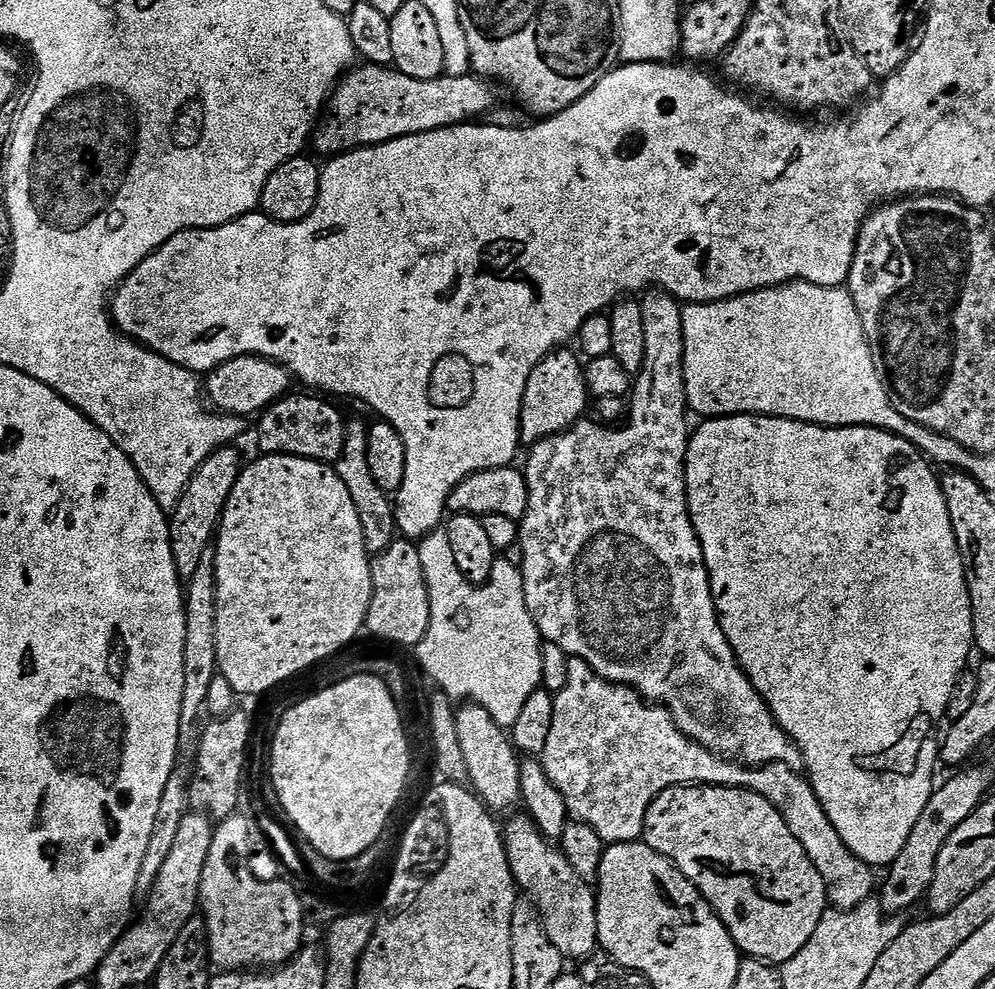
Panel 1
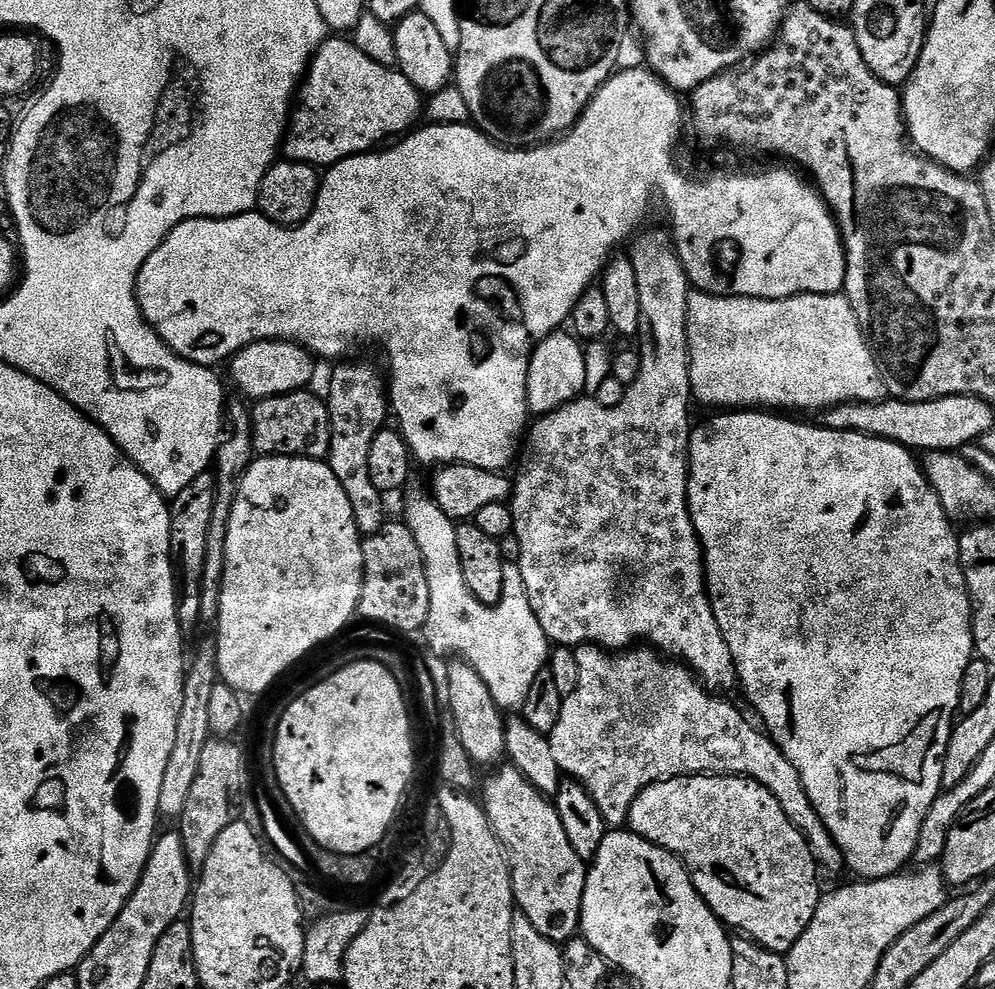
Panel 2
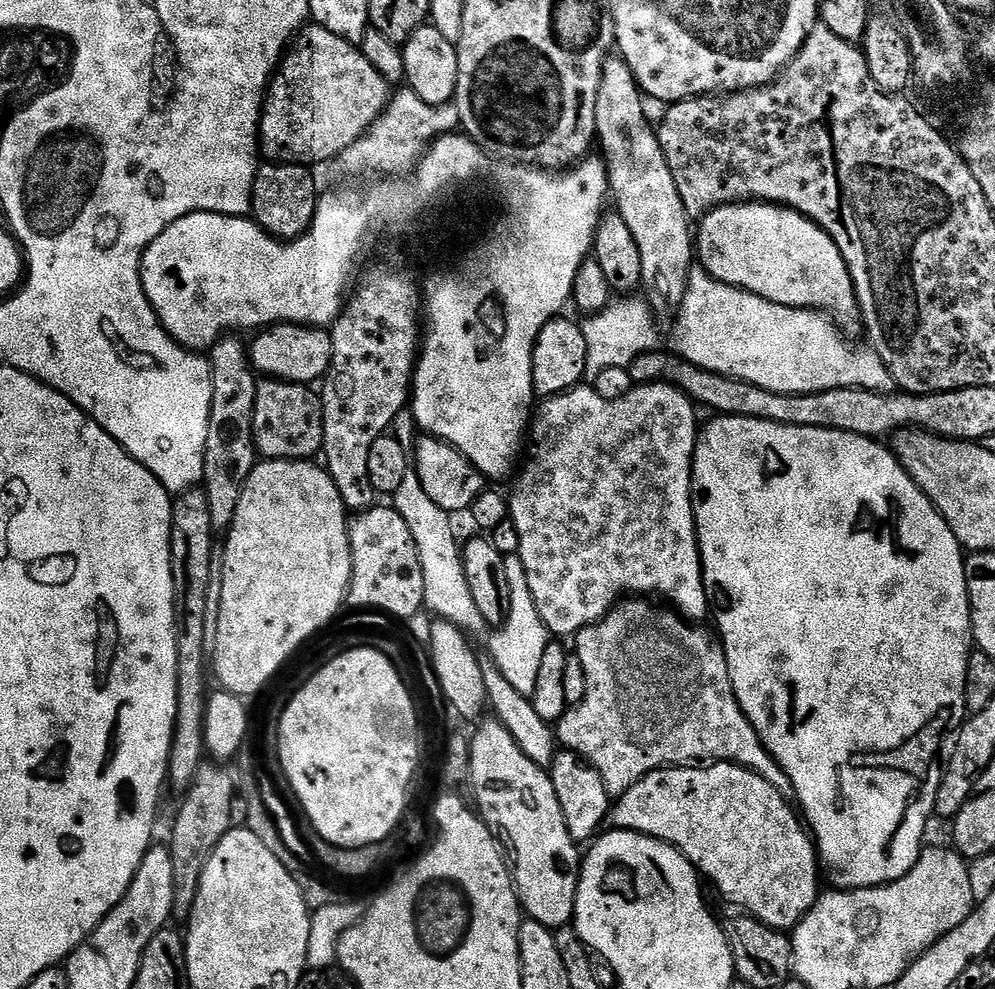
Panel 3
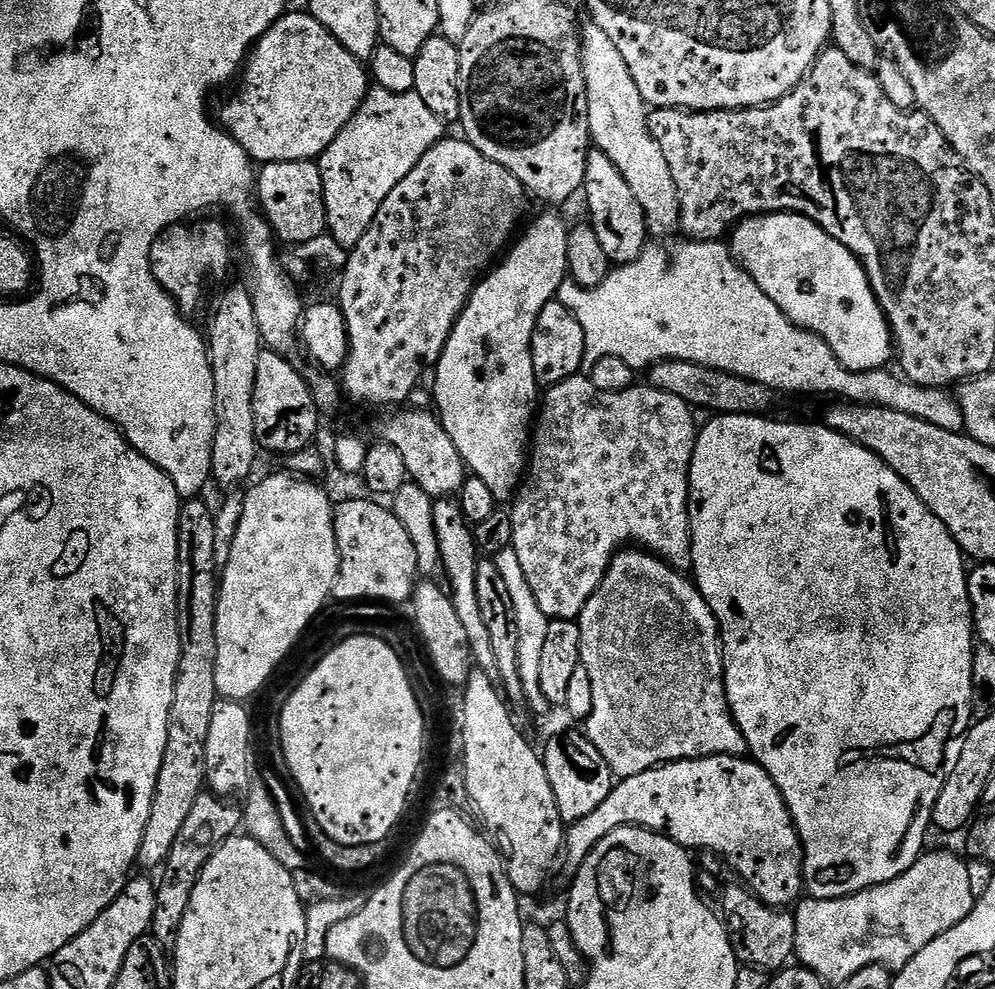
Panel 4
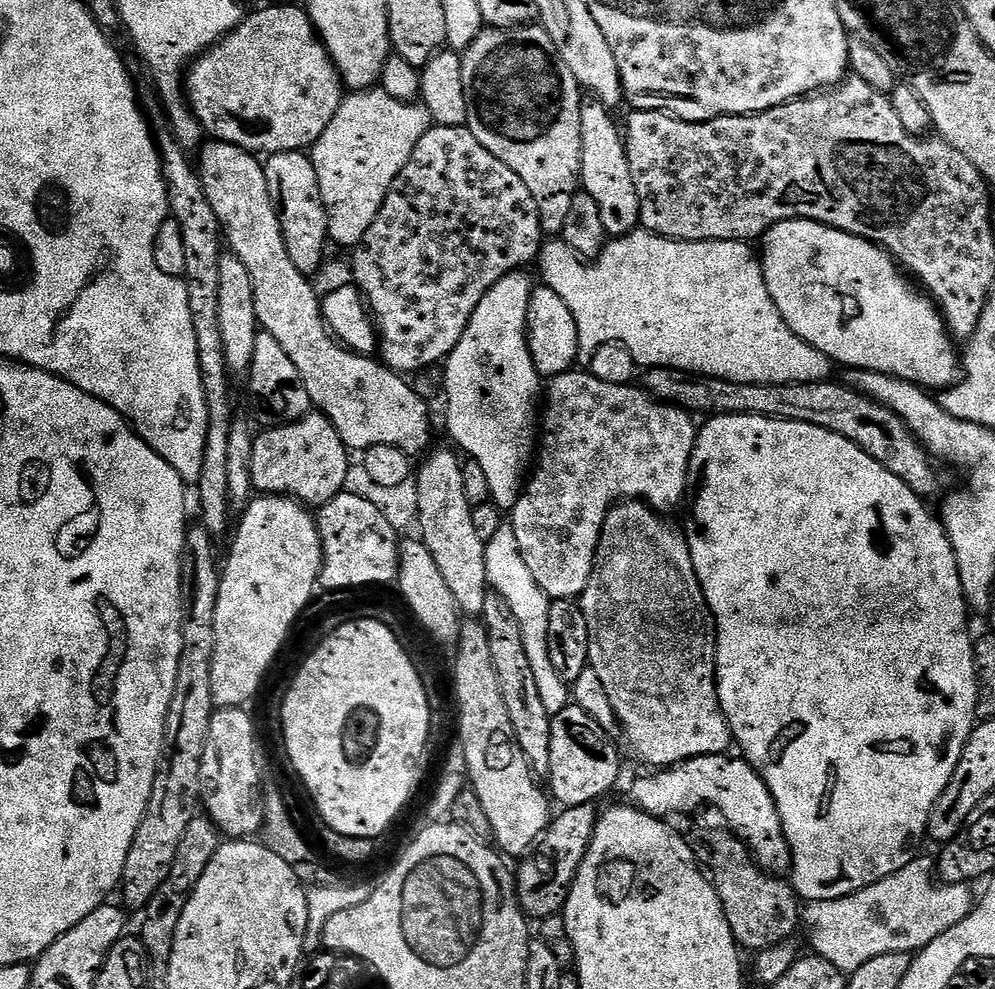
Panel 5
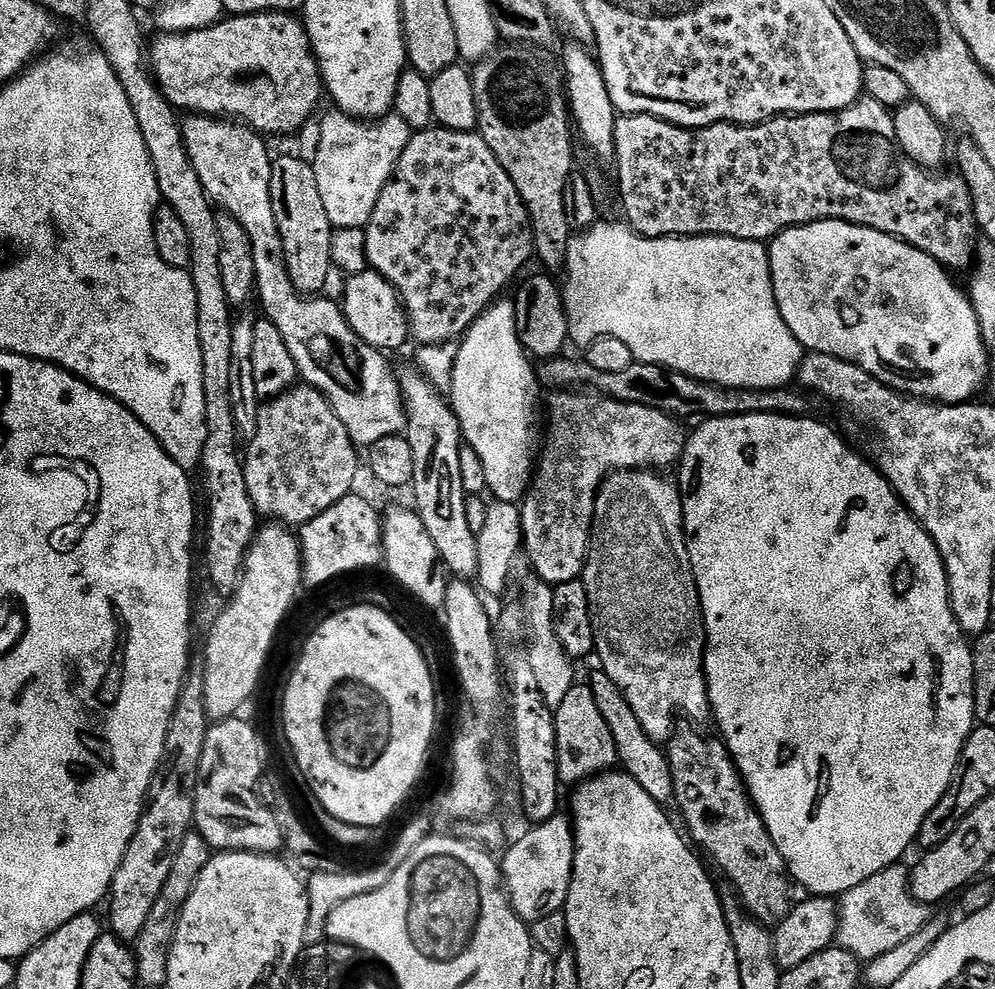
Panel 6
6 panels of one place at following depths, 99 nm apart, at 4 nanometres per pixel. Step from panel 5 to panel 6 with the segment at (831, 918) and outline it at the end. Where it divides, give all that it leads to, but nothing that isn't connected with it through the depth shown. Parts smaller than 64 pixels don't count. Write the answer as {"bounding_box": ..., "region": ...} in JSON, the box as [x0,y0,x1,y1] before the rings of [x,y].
{"bounding_box":[839,863,929,962],"region":[[[903,863],[891,864],[886,870],[866,878],[866,882],[854,886],[839,897],[839,947],[852,952],[862,962],[873,960],[894,950],[894,946],[906,942],[929,923],[929,905],[918,903],[908,891],[910,872],[904,867]]]}

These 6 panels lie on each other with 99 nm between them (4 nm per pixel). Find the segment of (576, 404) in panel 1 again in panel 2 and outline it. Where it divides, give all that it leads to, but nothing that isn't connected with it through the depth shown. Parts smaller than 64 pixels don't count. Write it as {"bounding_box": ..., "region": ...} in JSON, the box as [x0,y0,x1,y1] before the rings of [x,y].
{"bounding_box":[526,330,585,418],"region":[[[568,330],[551,332],[541,344],[536,345],[526,374],[528,411],[533,417],[539,418],[550,414],[585,395],[585,351],[585,345]]]}

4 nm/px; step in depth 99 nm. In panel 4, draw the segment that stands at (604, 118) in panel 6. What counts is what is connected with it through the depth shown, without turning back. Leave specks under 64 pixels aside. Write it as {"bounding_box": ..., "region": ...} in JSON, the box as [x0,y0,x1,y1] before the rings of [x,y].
{"bounding_box":[582,150,649,265],"region":[[[599,150],[588,153],[586,162],[586,174],[584,175],[584,186],[582,197],[588,203],[590,223],[602,241],[602,250],[606,250],[606,258],[612,260],[613,265],[633,264],[649,243],[648,223],[646,214],[634,198],[634,190],[626,183],[626,178],[614,166],[614,162]]]}

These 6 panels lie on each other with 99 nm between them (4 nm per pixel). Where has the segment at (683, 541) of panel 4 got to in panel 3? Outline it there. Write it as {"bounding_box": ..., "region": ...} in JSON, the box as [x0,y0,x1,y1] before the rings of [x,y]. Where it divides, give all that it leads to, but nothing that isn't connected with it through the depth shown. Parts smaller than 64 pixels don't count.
{"bounding_box":[510,383,710,638],"region":[[[658,383],[658,384],[637,384],[622,398],[616,401],[607,401],[602,398],[601,394],[596,392],[592,386],[577,386],[571,388],[568,392],[563,392],[557,396],[549,396],[543,401],[544,404],[535,409],[534,415],[530,421],[530,440],[532,436],[532,453],[523,461],[522,467],[519,469],[518,475],[515,477],[516,485],[510,491],[510,519],[514,526],[517,527],[518,542],[520,543],[519,558],[522,566],[526,570],[526,579],[530,582],[530,594],[534,594],[534,606],[538,606],[538,614],[542,618],[542,622],[549,630],[549,633],[556,638],[564,638],[560,636],[568,636],[568,638],[575,637],[577,632],[580,632],[586,626],[597,624],[597,622],[604,617],[608,611],[616,607],[621,598],[627,597],[629,594],[651,594],[653,597],[659,598],[661,601],[670,602],[671,607],[679,612],[685,620],[689,622],[700,622],[703,616],[709,615],[710,609],[708,606],[708,599],[706,598],[706,590],[704,589],[704,572],[700,568],[700,547],[696,541],[696,523],[694,522],[694,514],[692,513],[692,459],[696,453],[696,438],[698,435],[698,423],[696,424],[696,412],[698,413],[697,405],[689,400],[685,392],[679,392],[673,384]]]}

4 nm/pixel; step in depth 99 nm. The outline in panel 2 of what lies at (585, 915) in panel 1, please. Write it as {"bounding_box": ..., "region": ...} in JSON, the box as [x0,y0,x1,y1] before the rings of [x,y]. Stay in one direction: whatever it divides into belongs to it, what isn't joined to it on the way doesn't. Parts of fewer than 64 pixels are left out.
{"bounding_box":[482,766,589,946],"region":[[[500,766],[493,772],[496,773],[482,784],[482,807],[506,853],[516,907],[523,916],[530,918],[534,930],[538,930],[542,938],[550,938],[563,946],[580,932],[589,865],[578,858],[574,846],[570,846],[562,818],[558,818],[556,805],[549,797],[530,786],[516,768]]]}

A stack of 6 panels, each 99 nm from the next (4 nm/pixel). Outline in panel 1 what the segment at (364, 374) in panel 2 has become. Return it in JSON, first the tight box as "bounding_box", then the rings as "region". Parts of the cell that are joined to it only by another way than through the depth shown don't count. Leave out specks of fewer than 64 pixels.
{"bounding_box":[335,419,397,557],"region":[[[349,419],[344,426],[344,445],[339,460],[335,461],[336,472],[346,482],[346,490],[350,490],[350,498],[354,498],[354,506],[358,510],[358,522],[362,522],[362,538],[366,542],[369,557],[382,554],[386,546],[397,539],[396,509],[393,497],[370,475],[370,462],[366,458],[366,442],[368,441],[367,423]]]}

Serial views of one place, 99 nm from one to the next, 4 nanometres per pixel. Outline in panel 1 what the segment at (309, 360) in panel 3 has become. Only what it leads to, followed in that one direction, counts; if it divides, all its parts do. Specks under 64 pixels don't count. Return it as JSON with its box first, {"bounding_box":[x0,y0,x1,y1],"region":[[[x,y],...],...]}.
{"bounding_box":[206,356,294,418],"region":[[[239,356],[207,373],[206,396],[211,403],[213,400],[217,404],[213,405],[221,413],[251,418],[252,415],[255,417],[263,413],[271,404],[289,395],[291,388],[288,387],[291,384],[294,384],[292,373],[283,368],[278,361],[267,360],[264,356]]]}

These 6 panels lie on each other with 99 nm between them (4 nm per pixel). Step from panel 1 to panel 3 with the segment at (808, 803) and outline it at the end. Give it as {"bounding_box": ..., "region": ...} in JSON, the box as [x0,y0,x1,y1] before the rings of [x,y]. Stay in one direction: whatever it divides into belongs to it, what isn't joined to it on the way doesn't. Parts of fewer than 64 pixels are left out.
{"bounding_box":[558,598,796,798],"region":[[[624,598],[617,603],[616,607],[610,609],[608,613],[604,615],[602,619],[600,619],[597,624],[591,624],[590,626],[586,626],[580,632],[577,632],[574,637],[574,643],[576,643],[576,652],[574,648],[574,656],[575,659],[580,660],[582,662],[582,670],[586,674],[586,694],[582,698],[582,702],[580,704],[573,704],[569,707],[568,711],[565,712],[564,716],[558,722],[558,740],[561,745],[567,751],[576,752],[579,754],[584,761],[586,761],[589,766],[591,766],[594,770],[598,770],[598,774],[602,774],[602,782],[606,786],[606,790],[608,791],[609,797],[615,798],[617,796],[621,796],[622,794],[626,794],[626,790],[630,790],[630,786],[634,786],[634,782],[638,782],[644,776],[649,776],[652,772],[656,772],[659,768],[671,768],[673,766],[692,766],[697,762],[723,762],[726,764],[741,764],[743,768],[749,768],[751,772],[754,774],[758,774],[762,778],[766,778],[766,782],[770,782],[770,786],[772,788],[777,788],[781,794],[785,796],[785,798],[795,797],[796,791],[794,790],[794,786],[790,782],[790,778],[780,769],[780,763],[777,760],[772,758],[772,755],[766,750],[766,746],[761,740],[758,738],[758,734],[754,730],[754,726],[752,723],[748,721],[746,718],[746,714],[740,709],[740,703],[738,702],[738,698],[734,694],[734,686],[730,682],[730,670],[728,669],[728,663],[726,662],[726,658],[724,657],[724,645],[720,643],[719,639],[711,631],[707,632],[706,629],[700,628],[704,626],[697,626],[695,623],[689,622],[684,619],[683,616],[680,615],[679,612],[673,610],[668,606],[661,606],[659,603],[653,602],[648,598]]]}

